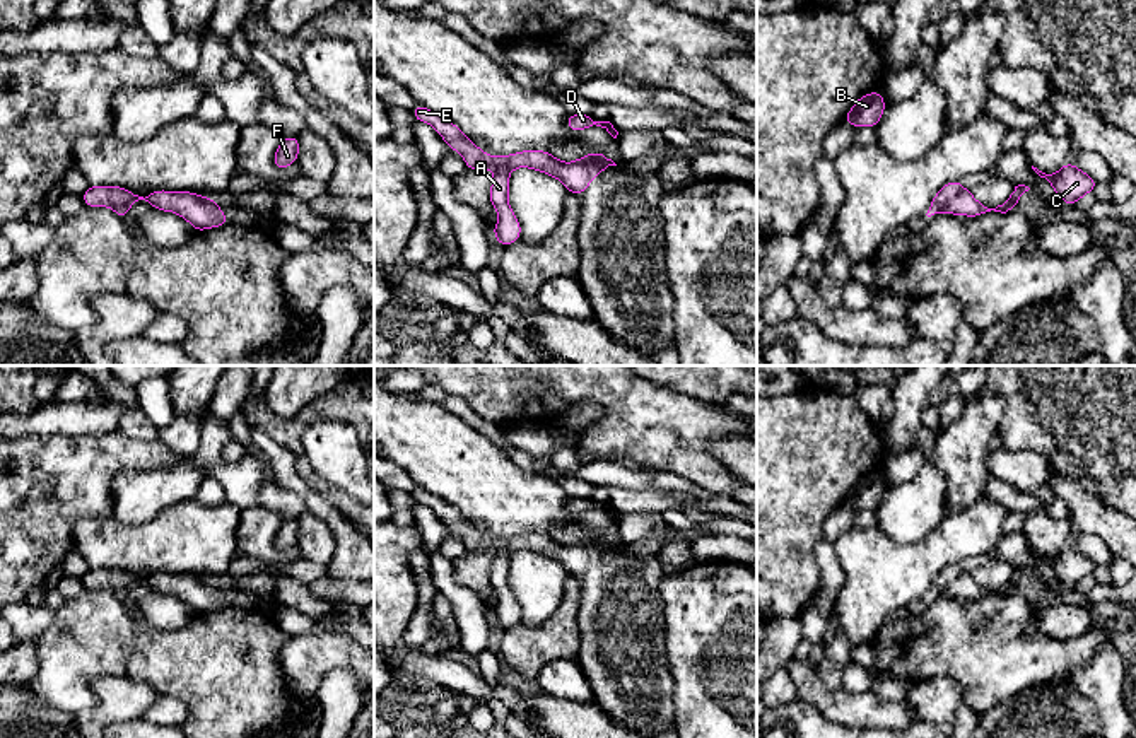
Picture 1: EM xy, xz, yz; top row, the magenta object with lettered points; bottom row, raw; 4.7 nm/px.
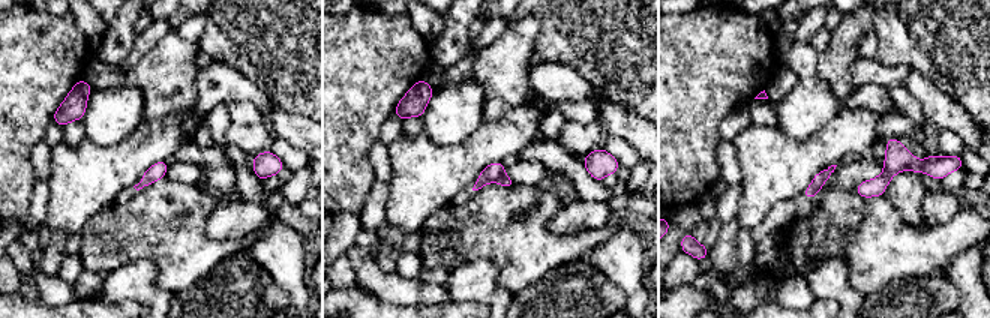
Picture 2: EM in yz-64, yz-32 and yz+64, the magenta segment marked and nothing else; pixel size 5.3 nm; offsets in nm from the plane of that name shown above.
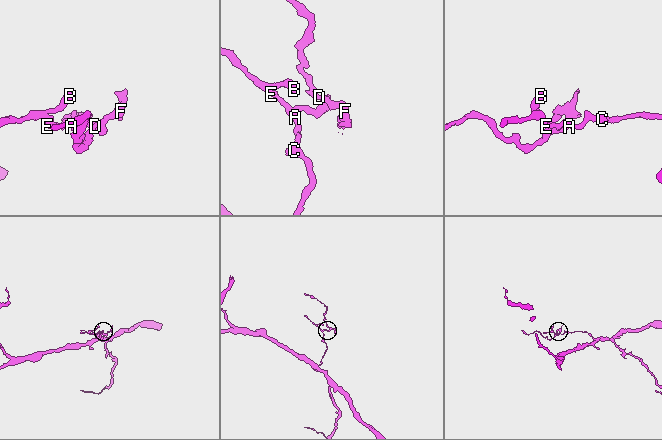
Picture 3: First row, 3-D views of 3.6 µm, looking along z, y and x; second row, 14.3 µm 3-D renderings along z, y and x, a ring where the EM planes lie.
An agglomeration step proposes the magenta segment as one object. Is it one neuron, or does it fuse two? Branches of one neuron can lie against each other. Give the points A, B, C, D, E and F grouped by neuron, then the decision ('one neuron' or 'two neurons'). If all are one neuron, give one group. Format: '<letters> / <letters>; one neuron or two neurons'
A C / B D E F; two neurons

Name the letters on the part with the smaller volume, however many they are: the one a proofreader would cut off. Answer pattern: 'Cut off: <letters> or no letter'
Cut off: B, D, E, F

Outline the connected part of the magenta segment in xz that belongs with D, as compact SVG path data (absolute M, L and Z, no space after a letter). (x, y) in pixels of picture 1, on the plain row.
M569 497L567 499L567 509L572 514L579 514L594 507L605 511L613 521L617 521L618 514L613 511L610 504L594 504L589 497Z

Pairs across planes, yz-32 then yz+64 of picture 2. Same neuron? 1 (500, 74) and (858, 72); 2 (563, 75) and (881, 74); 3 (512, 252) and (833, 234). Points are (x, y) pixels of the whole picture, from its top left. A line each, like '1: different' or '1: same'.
1: different
2: same
3: different

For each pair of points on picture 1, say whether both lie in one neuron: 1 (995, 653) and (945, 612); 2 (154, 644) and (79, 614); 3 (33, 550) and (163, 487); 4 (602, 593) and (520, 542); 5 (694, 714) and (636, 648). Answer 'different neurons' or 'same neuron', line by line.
1: same neuron
2: different neurons
3: different neurons
4: same neuron
5: different neurons

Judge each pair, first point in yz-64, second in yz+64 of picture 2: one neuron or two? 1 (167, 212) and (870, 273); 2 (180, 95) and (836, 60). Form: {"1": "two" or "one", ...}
{"1": "one", "2": "one"}

